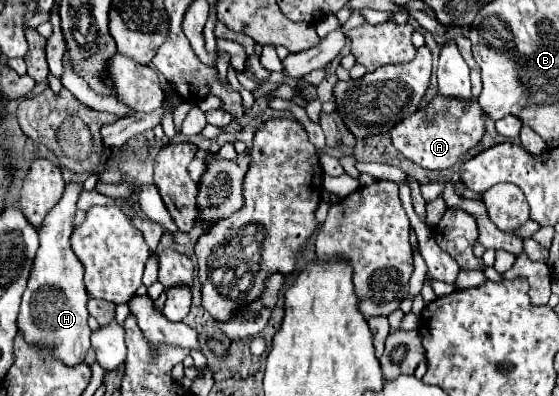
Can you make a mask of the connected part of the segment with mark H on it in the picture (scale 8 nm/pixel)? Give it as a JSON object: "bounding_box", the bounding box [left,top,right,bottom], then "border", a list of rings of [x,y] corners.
{"bounding_box":[17,184,91,366],"border":[[[79,184],[65,186],[61,202],[47,214],[39,230],[39,252],[31,270],[27,290],[23,294],[21,312],[17,326],[21,328],[25,340],[37,346],[55,348],[55,358],[73,366],[85,360],[91,342],[91,328],[87,326],[87,290],[83,284],[83,264],[71,250],[71,232],[73,216],[77,212],[77,196],[81,192]]]}

